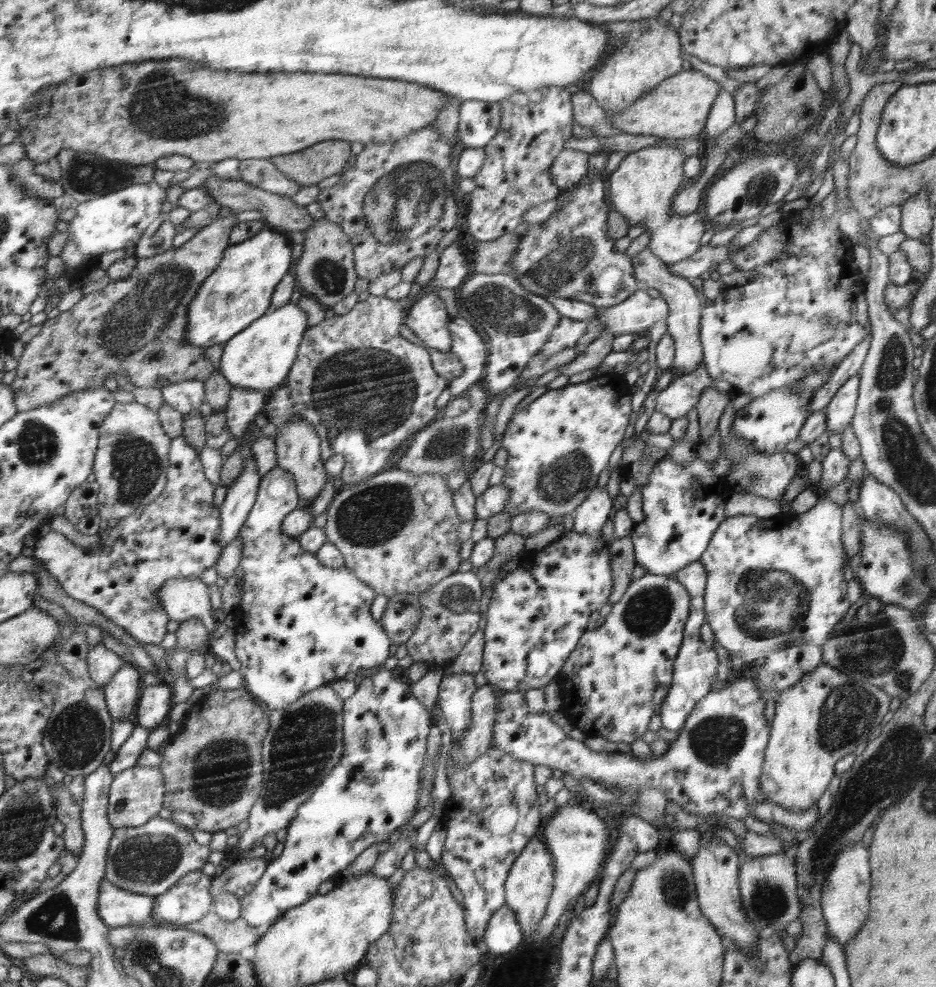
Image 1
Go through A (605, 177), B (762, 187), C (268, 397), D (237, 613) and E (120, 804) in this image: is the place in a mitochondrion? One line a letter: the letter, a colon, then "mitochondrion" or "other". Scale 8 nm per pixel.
A: other
B: mitochondrion
C: other
D: other
E: other

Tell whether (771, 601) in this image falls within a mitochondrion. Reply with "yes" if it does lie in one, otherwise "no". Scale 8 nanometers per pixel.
yes

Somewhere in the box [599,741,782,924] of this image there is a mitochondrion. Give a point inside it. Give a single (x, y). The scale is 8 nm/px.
(675, 888)

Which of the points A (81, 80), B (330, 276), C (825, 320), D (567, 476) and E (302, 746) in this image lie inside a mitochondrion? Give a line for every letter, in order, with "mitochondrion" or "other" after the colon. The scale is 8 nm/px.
A: other
B: mitochondrion
C: mitochondrion
D: mitochondrion
E: mitochondrion

